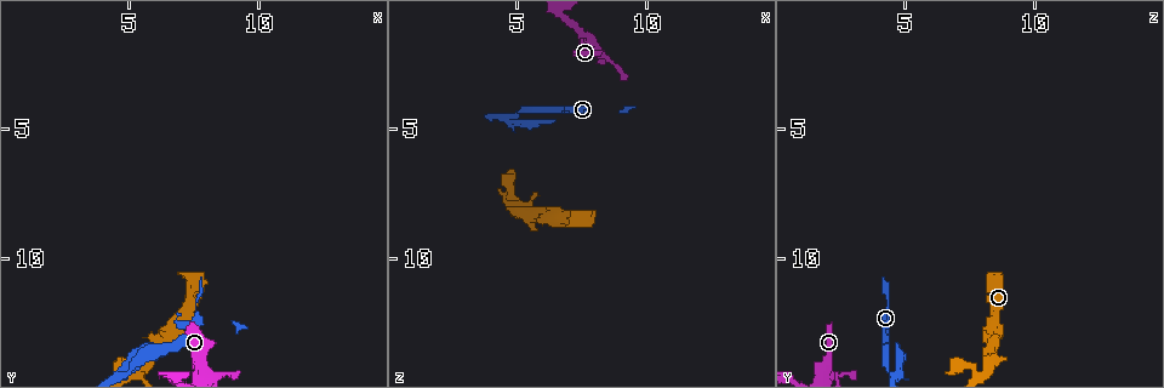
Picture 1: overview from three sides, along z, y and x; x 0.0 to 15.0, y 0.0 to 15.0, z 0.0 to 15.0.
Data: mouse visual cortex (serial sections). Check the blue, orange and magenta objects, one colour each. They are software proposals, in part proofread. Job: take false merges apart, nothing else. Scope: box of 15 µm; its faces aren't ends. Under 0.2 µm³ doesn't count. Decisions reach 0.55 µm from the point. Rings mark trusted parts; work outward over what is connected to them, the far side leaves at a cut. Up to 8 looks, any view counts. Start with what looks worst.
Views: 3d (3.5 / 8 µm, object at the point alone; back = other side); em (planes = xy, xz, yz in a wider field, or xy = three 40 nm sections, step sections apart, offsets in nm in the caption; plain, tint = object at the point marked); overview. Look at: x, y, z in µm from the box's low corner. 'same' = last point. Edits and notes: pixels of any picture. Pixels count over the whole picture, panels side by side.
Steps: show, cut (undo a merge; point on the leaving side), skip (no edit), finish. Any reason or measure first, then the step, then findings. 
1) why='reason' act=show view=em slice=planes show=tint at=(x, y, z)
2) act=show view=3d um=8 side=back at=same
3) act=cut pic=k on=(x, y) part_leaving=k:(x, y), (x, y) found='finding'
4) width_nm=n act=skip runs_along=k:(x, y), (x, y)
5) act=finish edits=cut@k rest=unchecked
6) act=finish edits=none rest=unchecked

why='branch point' act=show view=3d um=3.5 at=(7.8, 14.4, 2.0)

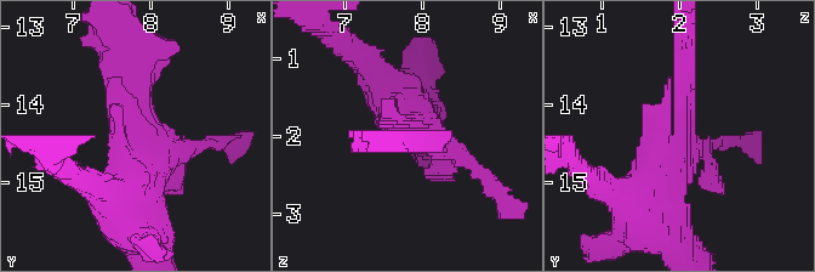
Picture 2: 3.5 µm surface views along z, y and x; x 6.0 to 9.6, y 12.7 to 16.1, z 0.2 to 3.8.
act=show view=em slice=xy step=3 show=tint at=(7.90, 14.35, 2.10)

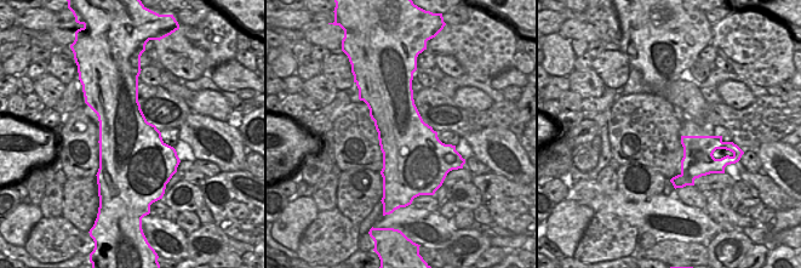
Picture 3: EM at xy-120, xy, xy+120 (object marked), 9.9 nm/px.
why='another direction' act=show view=em slice=xy step=5 show=tint at=same

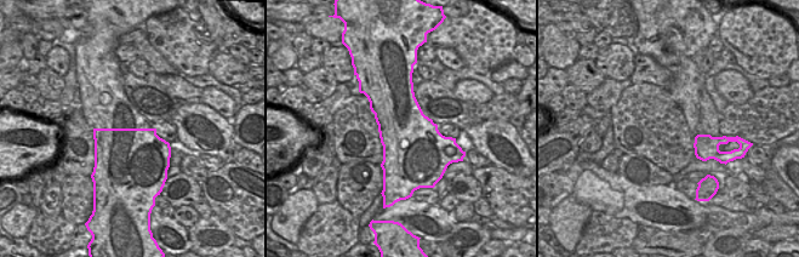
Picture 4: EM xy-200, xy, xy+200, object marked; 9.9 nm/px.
act=skip runs_along=2:(683, 55), (683, 137), (633, 179) found='one cell here'

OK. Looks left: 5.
why='narrows sharply' act=show view=3d um=3.5 at=(5.5, 14.0, 8.3)

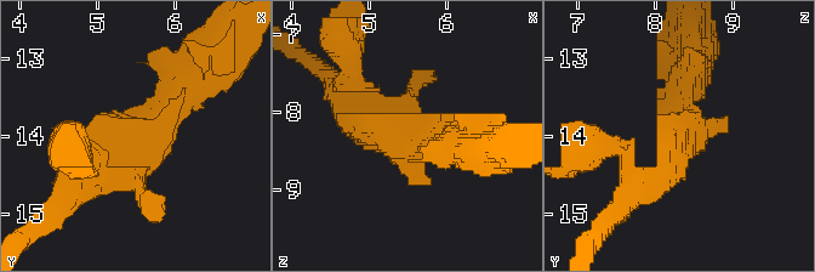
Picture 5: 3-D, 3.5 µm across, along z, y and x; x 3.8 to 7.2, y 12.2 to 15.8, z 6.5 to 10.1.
why='now the EM' act=show view=em slice=xy step=5 show=tint at=(5.55, 13.95, 8.30)

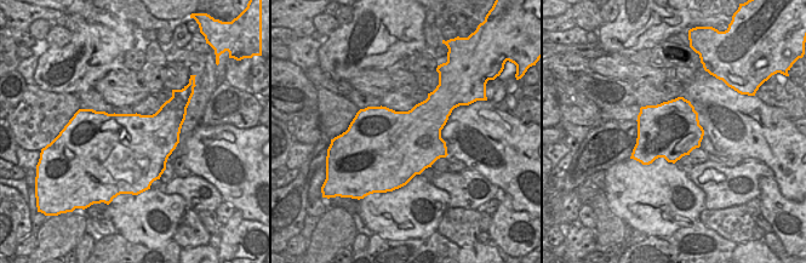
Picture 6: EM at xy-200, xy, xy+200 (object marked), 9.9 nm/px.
act=skip runs_along=5:(183, 94), (79, 180) found='continuous, no second cell'

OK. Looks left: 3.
why='two arms in line, one across' act=show view=3d um=3.5 at=(4.9, 14.4, 4.9)

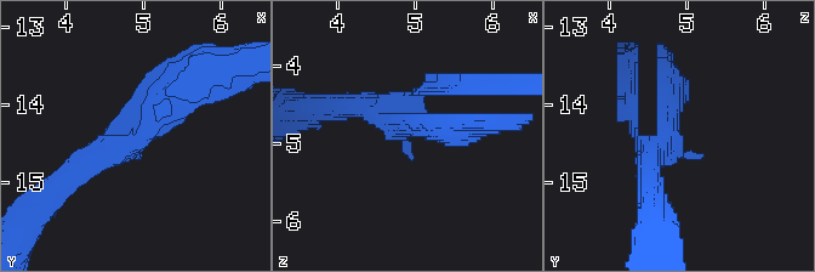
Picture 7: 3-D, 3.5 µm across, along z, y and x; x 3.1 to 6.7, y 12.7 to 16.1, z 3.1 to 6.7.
act=show view=em slice=planes show=tint at=(4.85, 14.35, 4.80)

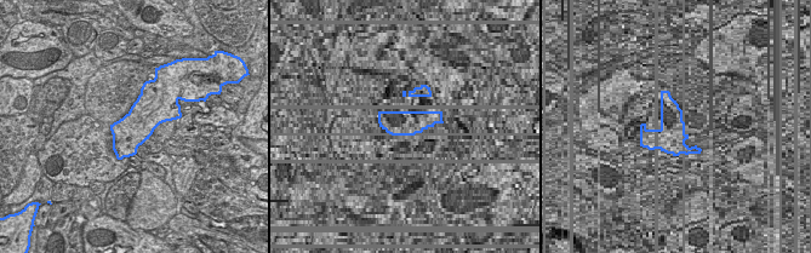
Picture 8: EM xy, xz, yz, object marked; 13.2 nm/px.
act=skip runs_along=7:(630, 112), (638, 141), (664, 145), (670, 74) found='one cell here'

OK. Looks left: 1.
act=finish edits=none rest=unchecked

